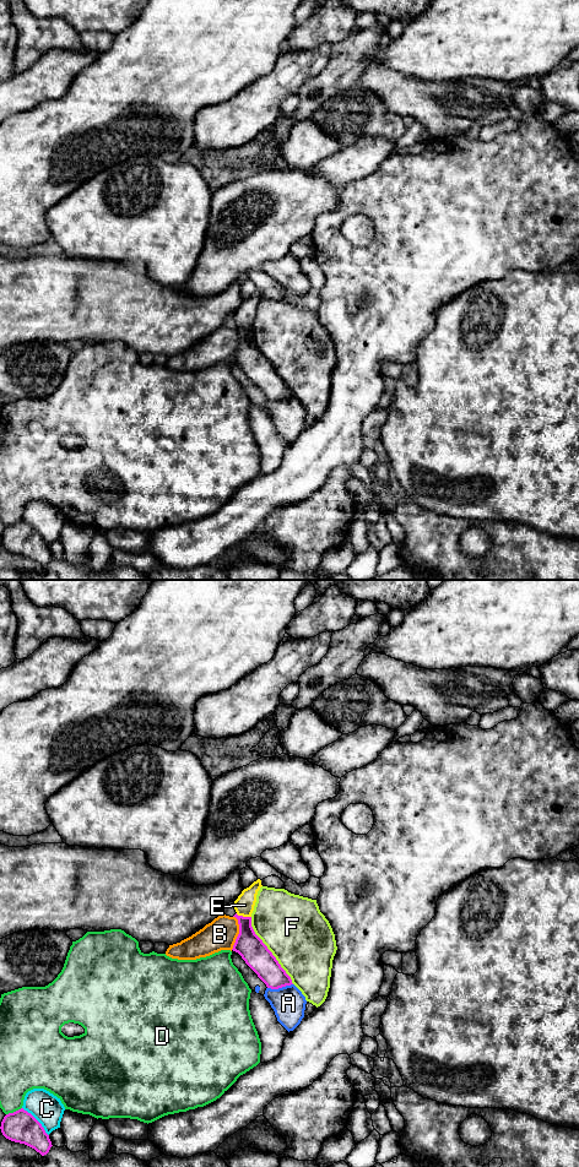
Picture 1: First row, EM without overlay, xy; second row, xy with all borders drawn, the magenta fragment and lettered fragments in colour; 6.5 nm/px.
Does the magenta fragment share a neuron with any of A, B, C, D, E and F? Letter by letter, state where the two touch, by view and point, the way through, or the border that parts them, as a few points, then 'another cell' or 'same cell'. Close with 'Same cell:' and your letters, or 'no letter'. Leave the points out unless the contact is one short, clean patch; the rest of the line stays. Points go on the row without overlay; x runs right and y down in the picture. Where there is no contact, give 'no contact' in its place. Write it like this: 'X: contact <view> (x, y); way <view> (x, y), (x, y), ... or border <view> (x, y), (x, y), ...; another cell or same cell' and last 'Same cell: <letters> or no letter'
A: contact xy (280, 399); another cell
B: contact xy (239, 345); another cell
C: contact xy (37, 532); another cell
D: contact xy (14, 524); another cell
E: contact xy (243, 329); border xy (236, 325), (250, 329); another cell
F: contact xy (269, 362); another cell
Same cell: no letter

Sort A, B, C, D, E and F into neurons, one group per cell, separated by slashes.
A / B / C / D / E / F

